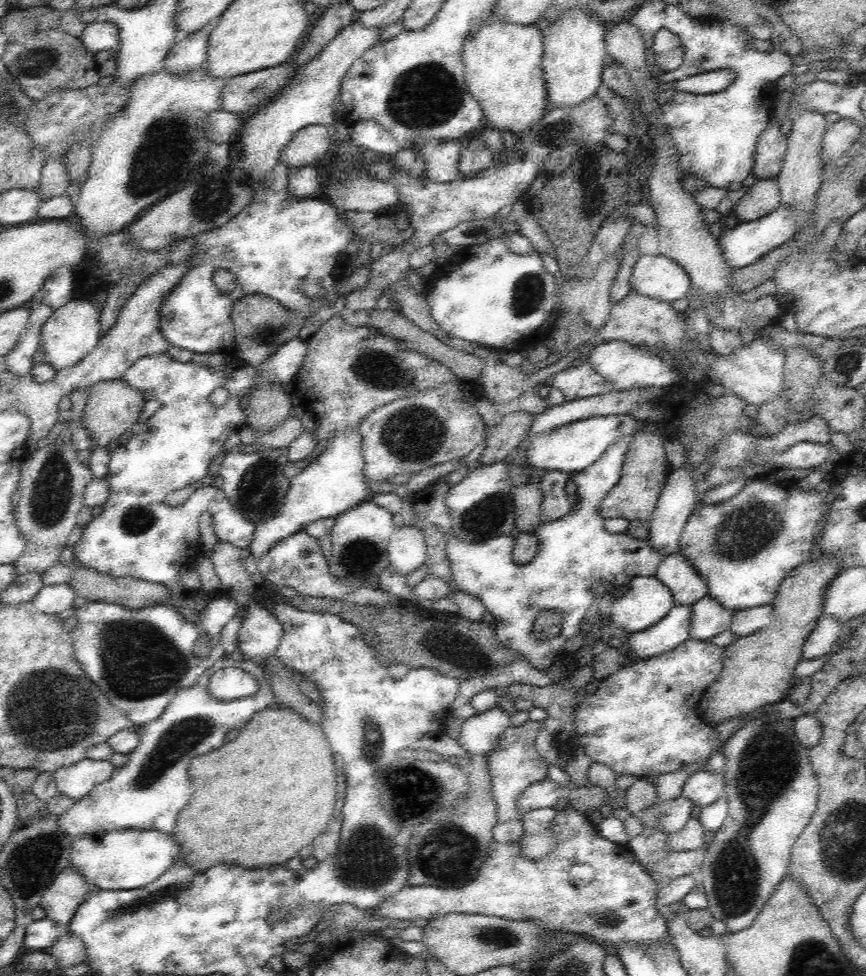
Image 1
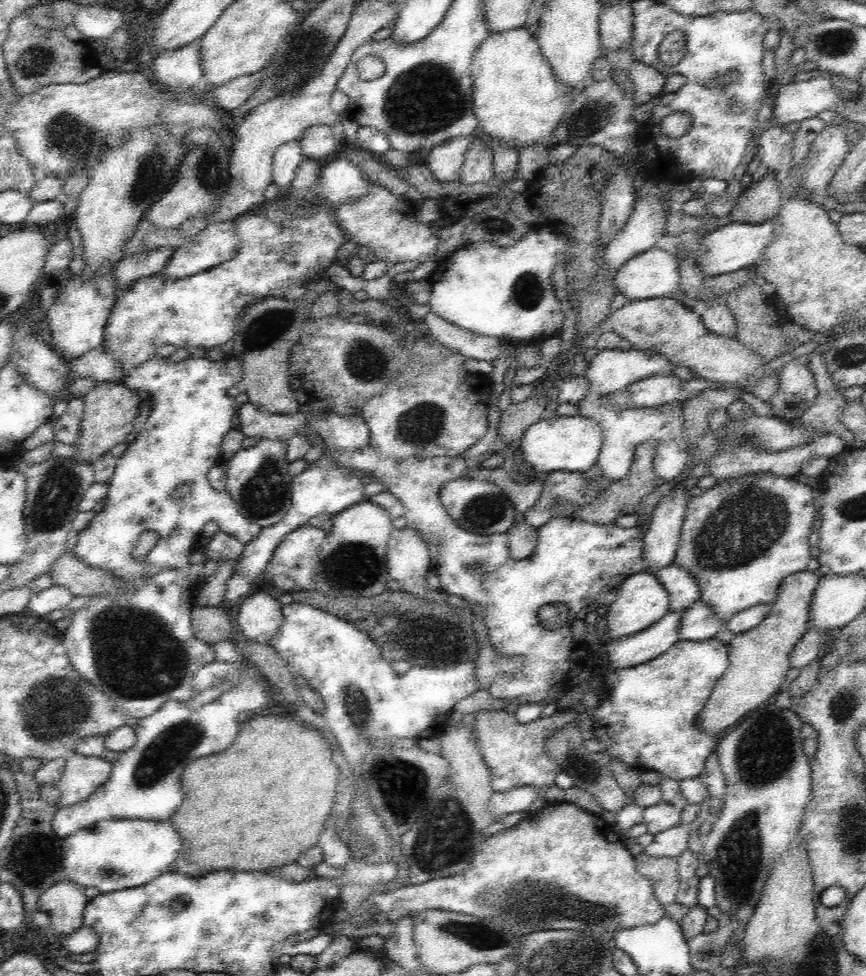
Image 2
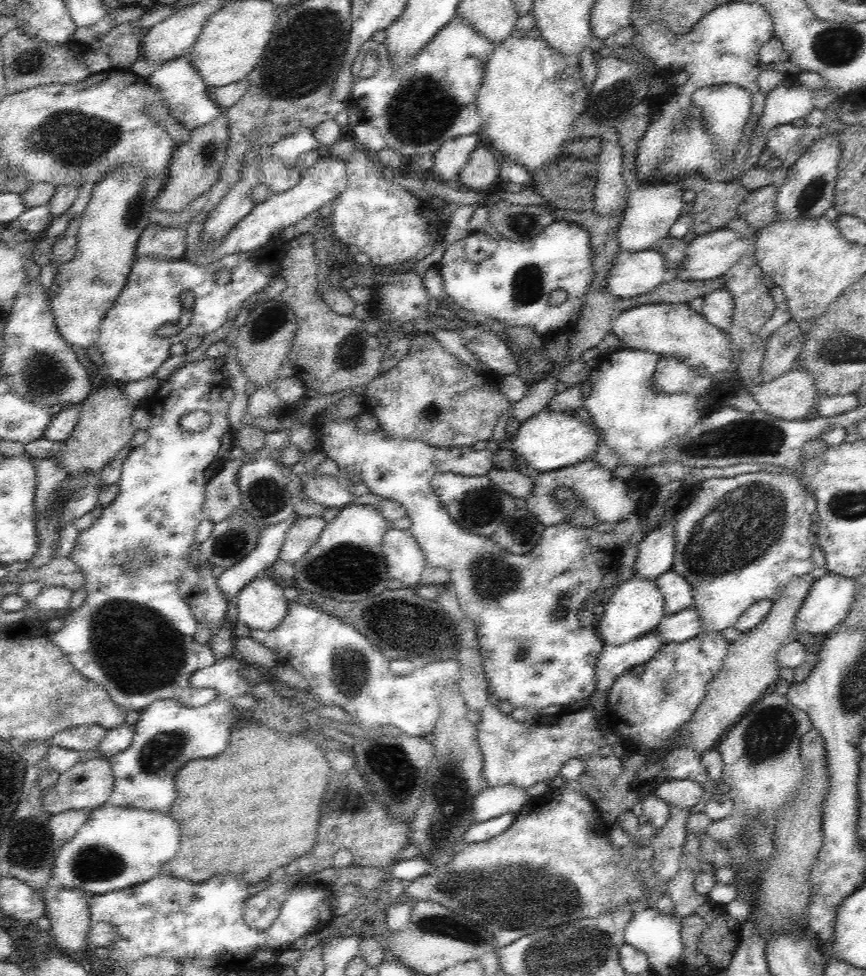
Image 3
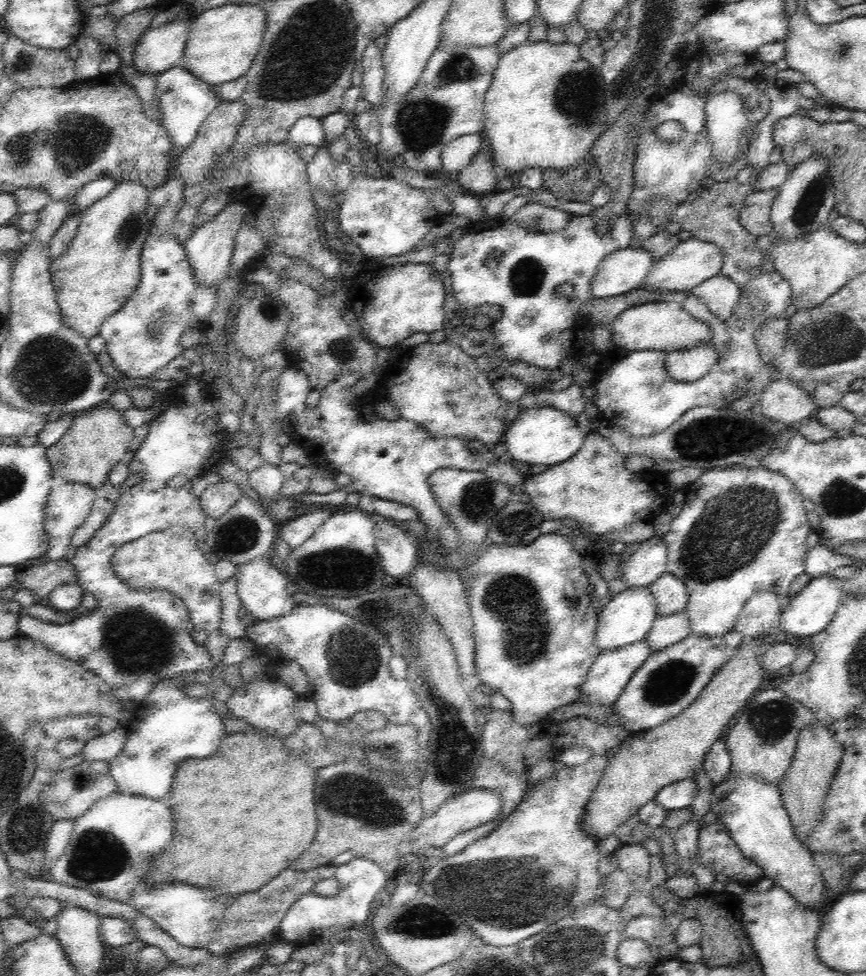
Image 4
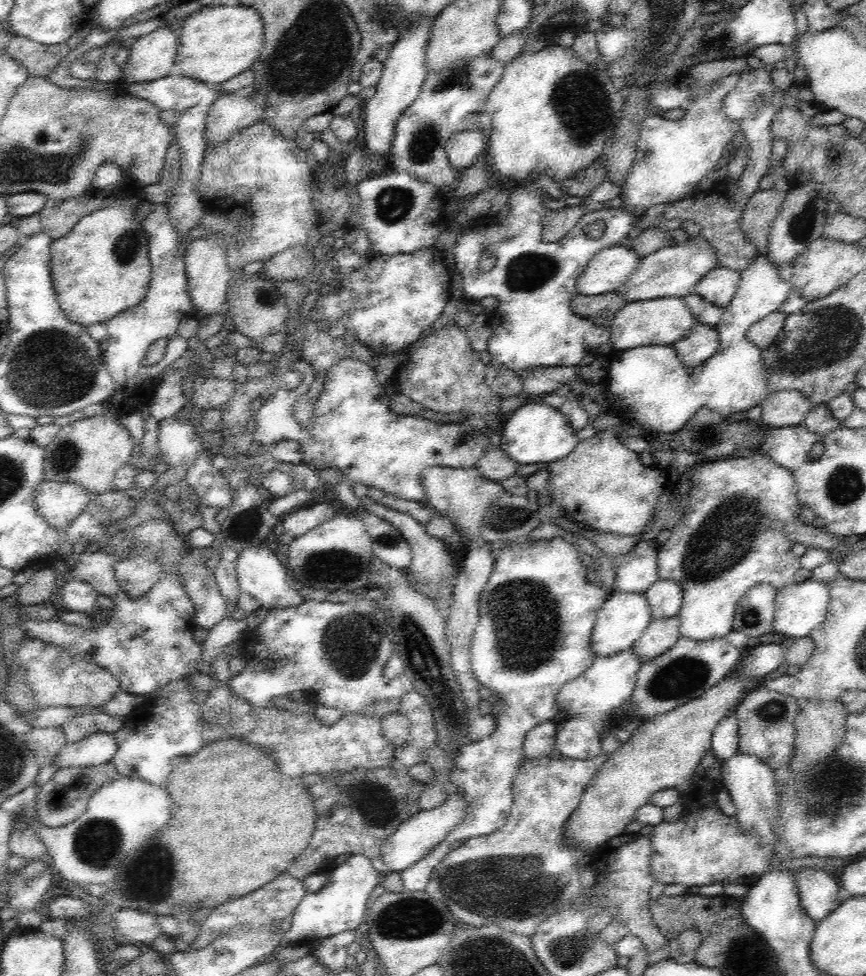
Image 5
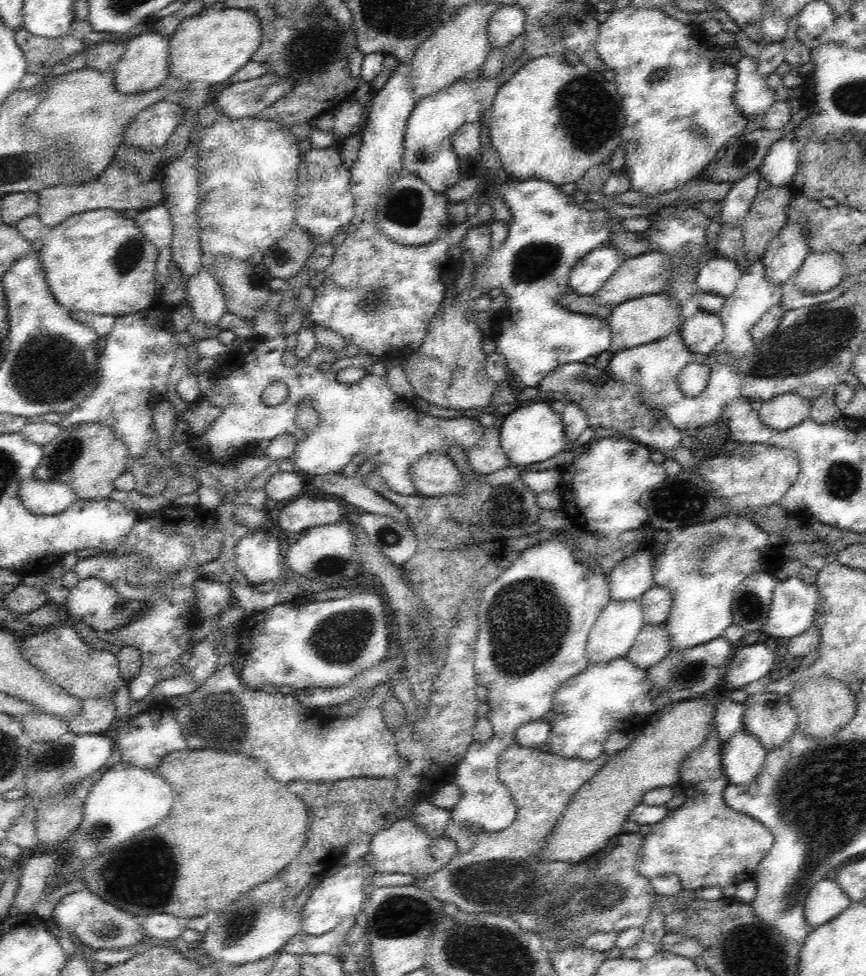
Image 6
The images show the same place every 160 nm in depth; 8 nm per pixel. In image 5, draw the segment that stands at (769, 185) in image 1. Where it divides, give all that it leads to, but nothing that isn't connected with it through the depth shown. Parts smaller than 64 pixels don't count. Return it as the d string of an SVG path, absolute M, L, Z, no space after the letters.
M758 190L748 198L741 218L745 240L755 245L760 255L767 252L769 233L776 215L782 210L788 193L775 190Z

